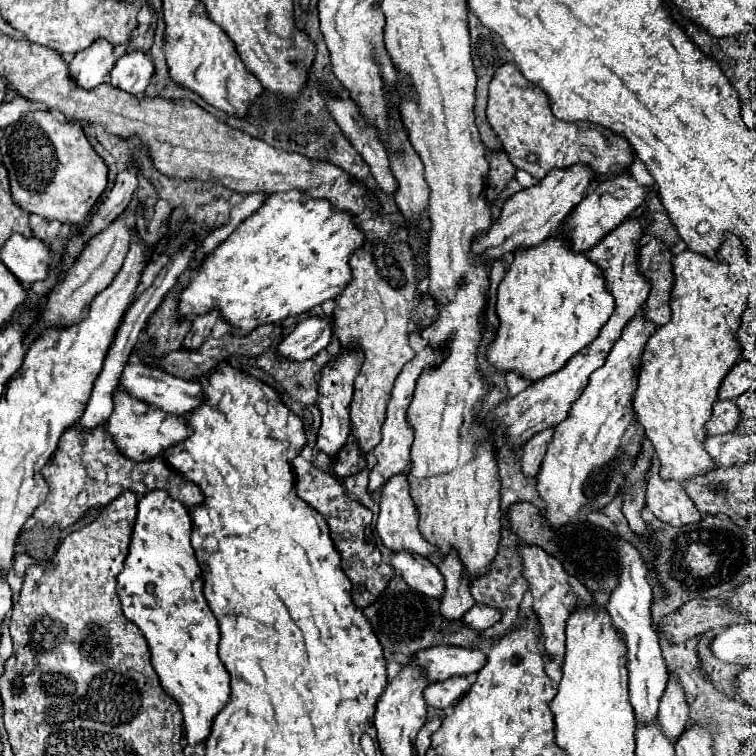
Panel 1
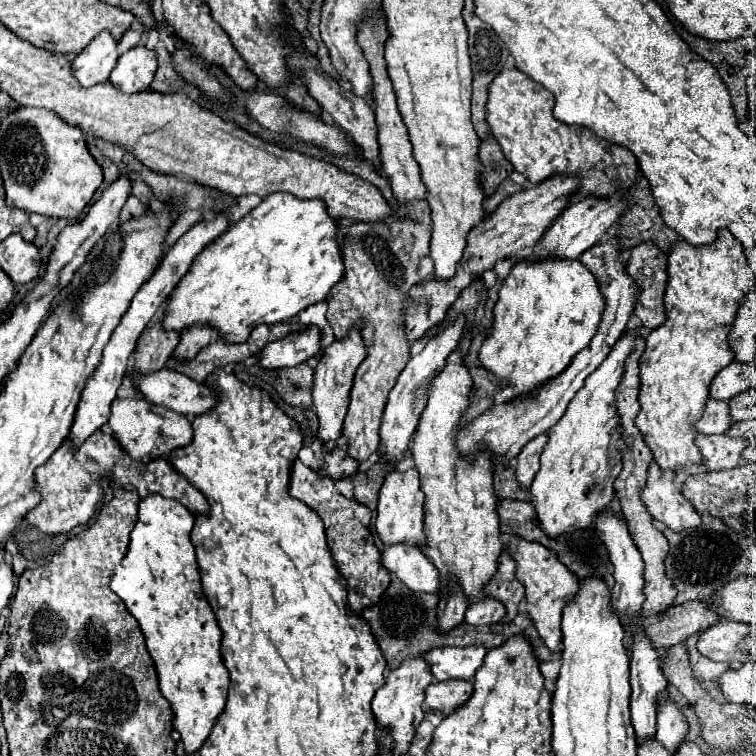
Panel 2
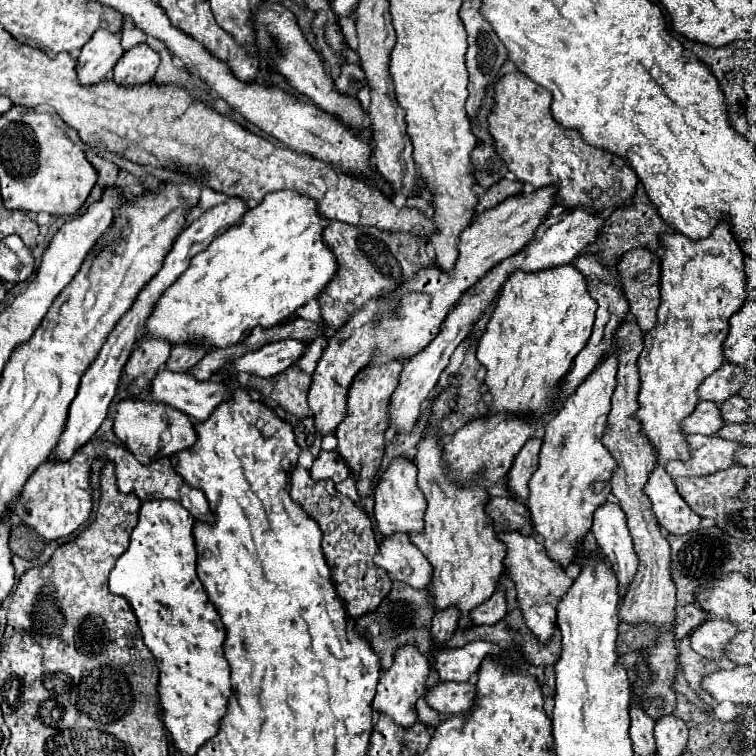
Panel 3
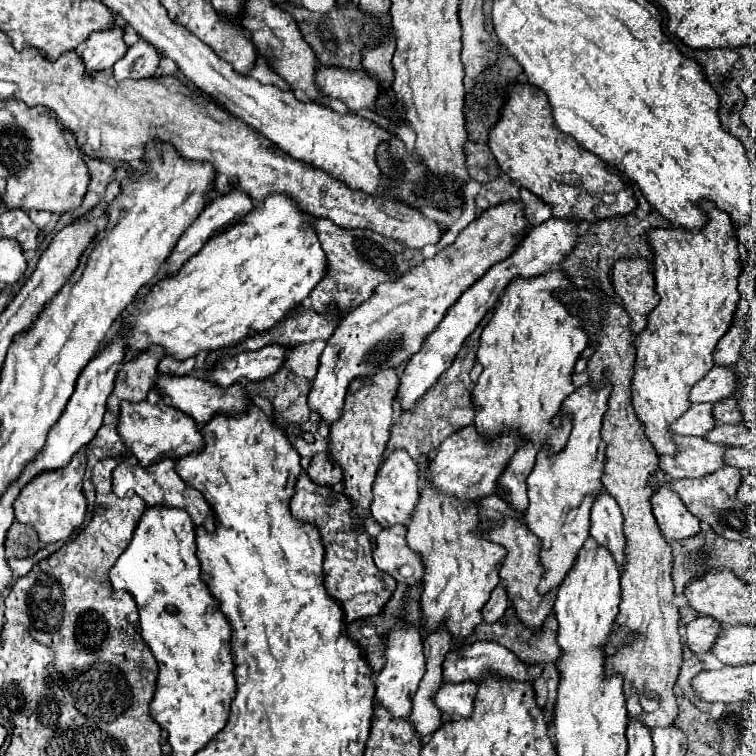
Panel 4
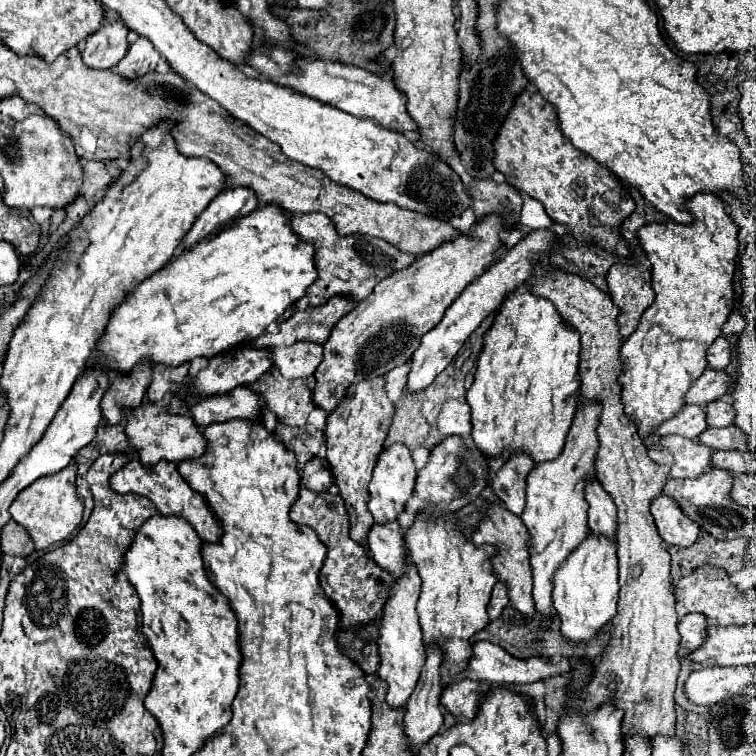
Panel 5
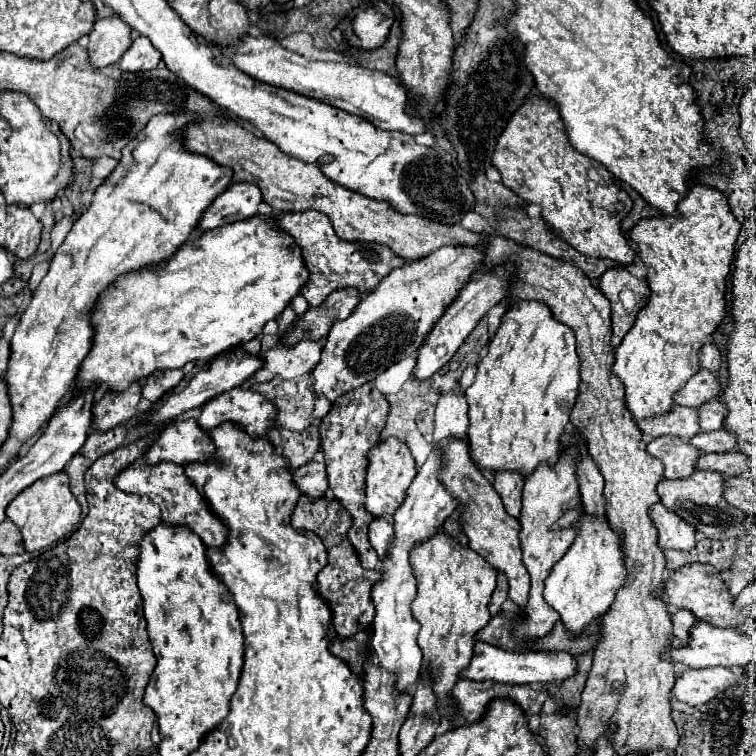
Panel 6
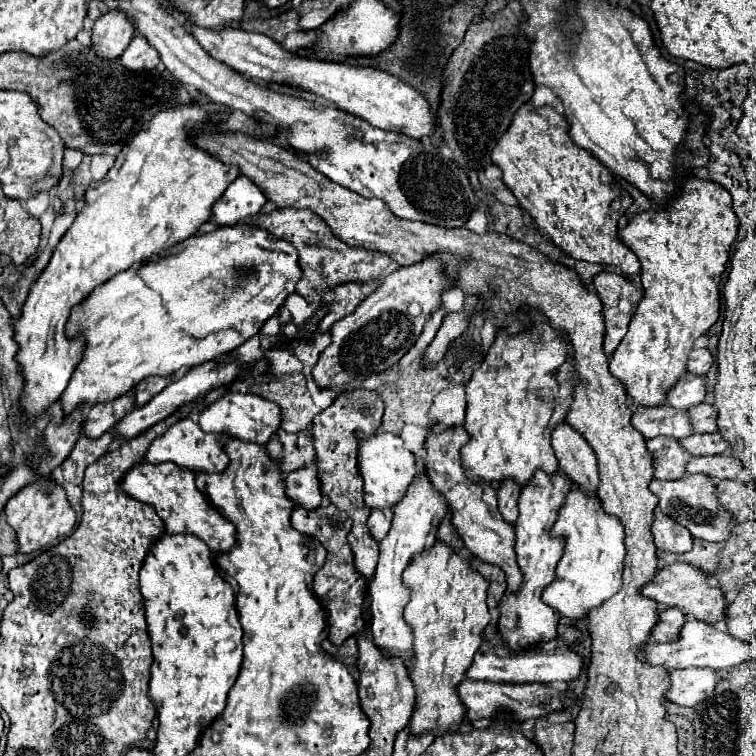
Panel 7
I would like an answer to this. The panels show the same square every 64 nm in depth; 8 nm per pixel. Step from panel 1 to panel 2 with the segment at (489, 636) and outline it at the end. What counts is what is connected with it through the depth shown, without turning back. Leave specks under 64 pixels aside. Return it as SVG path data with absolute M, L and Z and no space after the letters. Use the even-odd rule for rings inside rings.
M504 544L504 554L498 558L496 574L484 584L484 598L494 598L506 606L506 618L502 618L502 626L510 624L518 614L518 602L524 598L524 584L516 578L516 560L508 552L508 544Z

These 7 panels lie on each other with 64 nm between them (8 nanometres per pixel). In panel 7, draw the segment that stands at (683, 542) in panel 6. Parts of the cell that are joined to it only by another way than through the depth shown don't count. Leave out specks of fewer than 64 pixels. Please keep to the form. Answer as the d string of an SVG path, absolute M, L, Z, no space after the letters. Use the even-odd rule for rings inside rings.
M660 508L654 510L654 516L656 520L652 524L652 534L658 550L676 552L676 554L692 550L692 534L688 532L688 528L666 516Z

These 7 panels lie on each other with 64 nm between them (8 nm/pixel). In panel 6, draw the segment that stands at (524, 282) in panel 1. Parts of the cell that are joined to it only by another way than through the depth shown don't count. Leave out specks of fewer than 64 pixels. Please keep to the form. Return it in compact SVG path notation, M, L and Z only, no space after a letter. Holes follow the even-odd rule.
M516 300L502 316L502 324L490 338L488 356L478 362L474 384L464 392L468 400L468 440L472 456L490 470L518 470L528 476L540 462L554 464L560 458L560 436L564 434L574 408L580 376L576 336L554 320L550 308L538 300Z

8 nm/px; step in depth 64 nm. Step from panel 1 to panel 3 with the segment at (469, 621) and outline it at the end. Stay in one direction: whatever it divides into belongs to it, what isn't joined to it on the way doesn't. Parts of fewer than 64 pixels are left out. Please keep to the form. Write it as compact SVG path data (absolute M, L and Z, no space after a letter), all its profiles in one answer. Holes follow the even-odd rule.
M498 590L484 604L470 612L472 624L496 624L506 616L506 598Z

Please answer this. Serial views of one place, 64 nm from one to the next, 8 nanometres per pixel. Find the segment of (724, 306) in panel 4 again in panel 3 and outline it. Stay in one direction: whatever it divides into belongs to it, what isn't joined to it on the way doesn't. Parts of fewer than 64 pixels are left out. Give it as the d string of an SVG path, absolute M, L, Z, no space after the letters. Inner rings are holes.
M720 222L712 230L710 238L694 242L676 232L676 234L664 234L662 244L666 248L666 254L662 258L662 284L660 284L662 304L658 308L658 324L644 334L644 350L638 356L640 410L636 412L636 418L642 424L642 434L648 436L650 444L656 450L658 464L666 466L670 460L692 458L692 450L688 446L686 434L680 428L680 422L696 410L700 402L698 386L726 362L724 340L728 336L730 326L728 320L734 312L740 310L740 306L748 298L748 282L744 270L744 252L738 240L732 236L730 226L726 222Z

